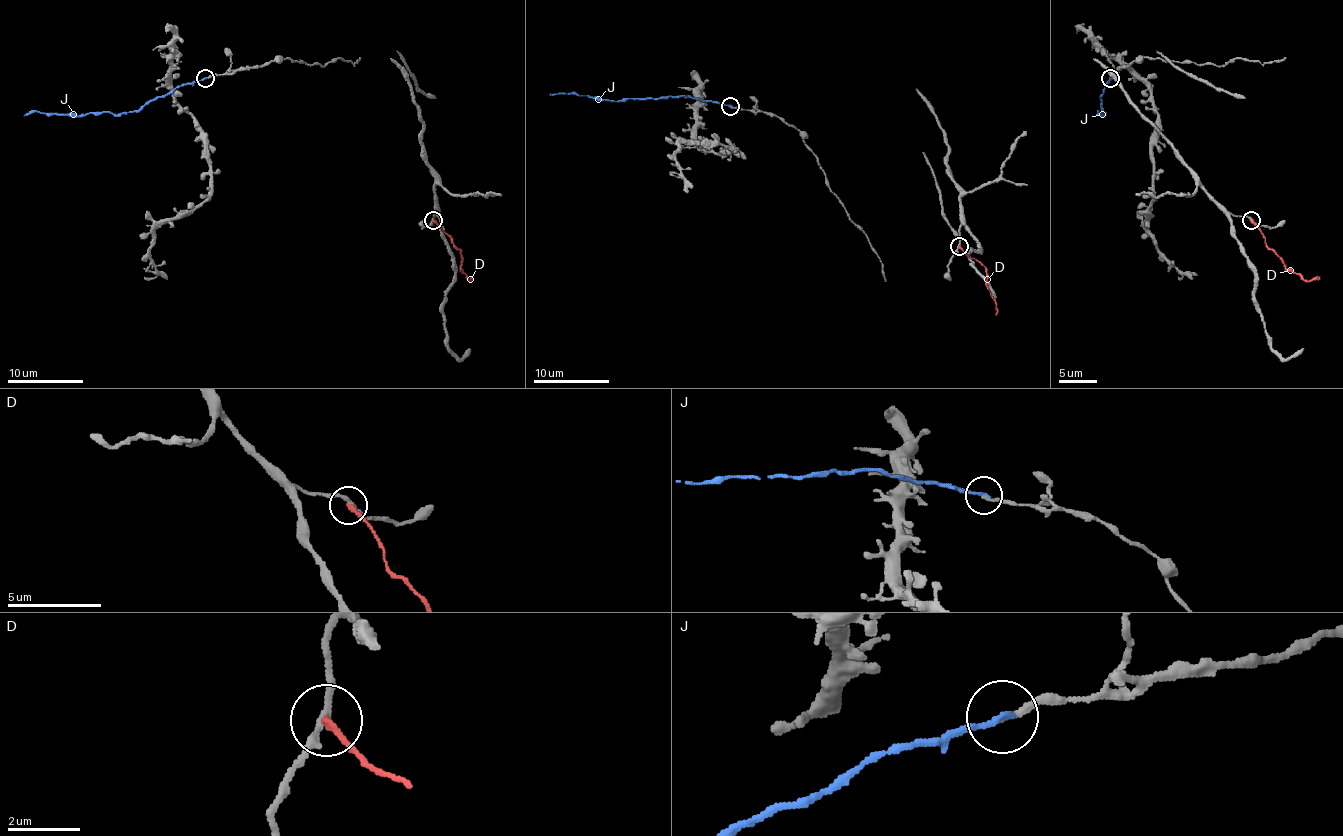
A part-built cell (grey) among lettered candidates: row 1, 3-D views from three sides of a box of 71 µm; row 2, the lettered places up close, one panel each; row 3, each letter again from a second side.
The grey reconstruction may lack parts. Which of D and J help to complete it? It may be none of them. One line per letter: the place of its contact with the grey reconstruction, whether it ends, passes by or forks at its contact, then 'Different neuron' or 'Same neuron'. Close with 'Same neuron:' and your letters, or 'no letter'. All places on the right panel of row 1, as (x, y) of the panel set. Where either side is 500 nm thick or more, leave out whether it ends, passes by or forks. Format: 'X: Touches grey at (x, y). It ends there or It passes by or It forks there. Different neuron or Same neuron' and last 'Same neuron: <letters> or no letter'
D: Touches grey at (1251, 220). It ends there. Different neuron
J: Touches grey at (1110, 78). It ends there. Same neuron
Same neuron: J

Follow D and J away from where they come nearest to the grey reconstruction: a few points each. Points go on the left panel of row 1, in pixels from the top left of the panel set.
D: (434, 221), (460, 251), (460, 270), (470, 281), (470, 277)
J: (204, 78), (181, 83), (133, 111), (67, 115), (29, 111), (23, 115)

